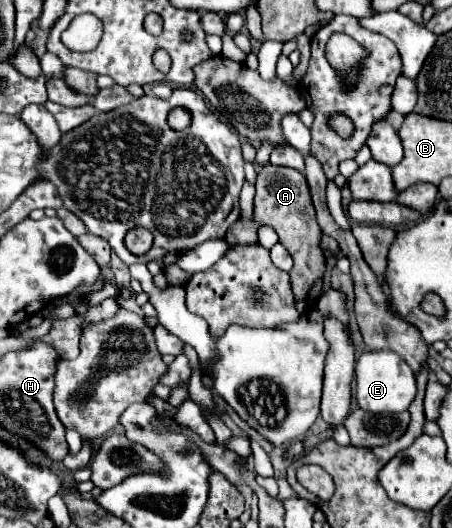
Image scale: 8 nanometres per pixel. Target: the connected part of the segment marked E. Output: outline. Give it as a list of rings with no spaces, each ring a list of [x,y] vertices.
[[[365,351],[355,365],[355,397],[357,405],[371,413],[407,411],[415,399],[415,381],[411,367],[393,351]]]

